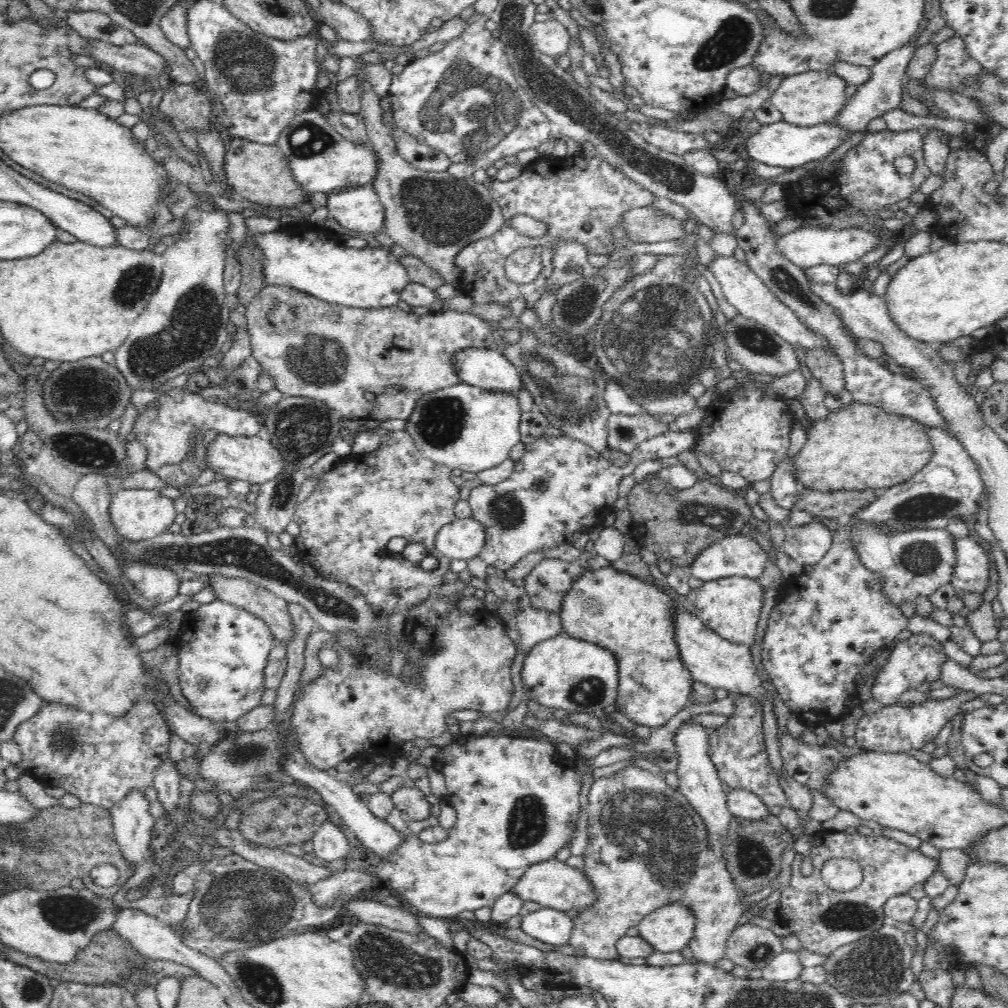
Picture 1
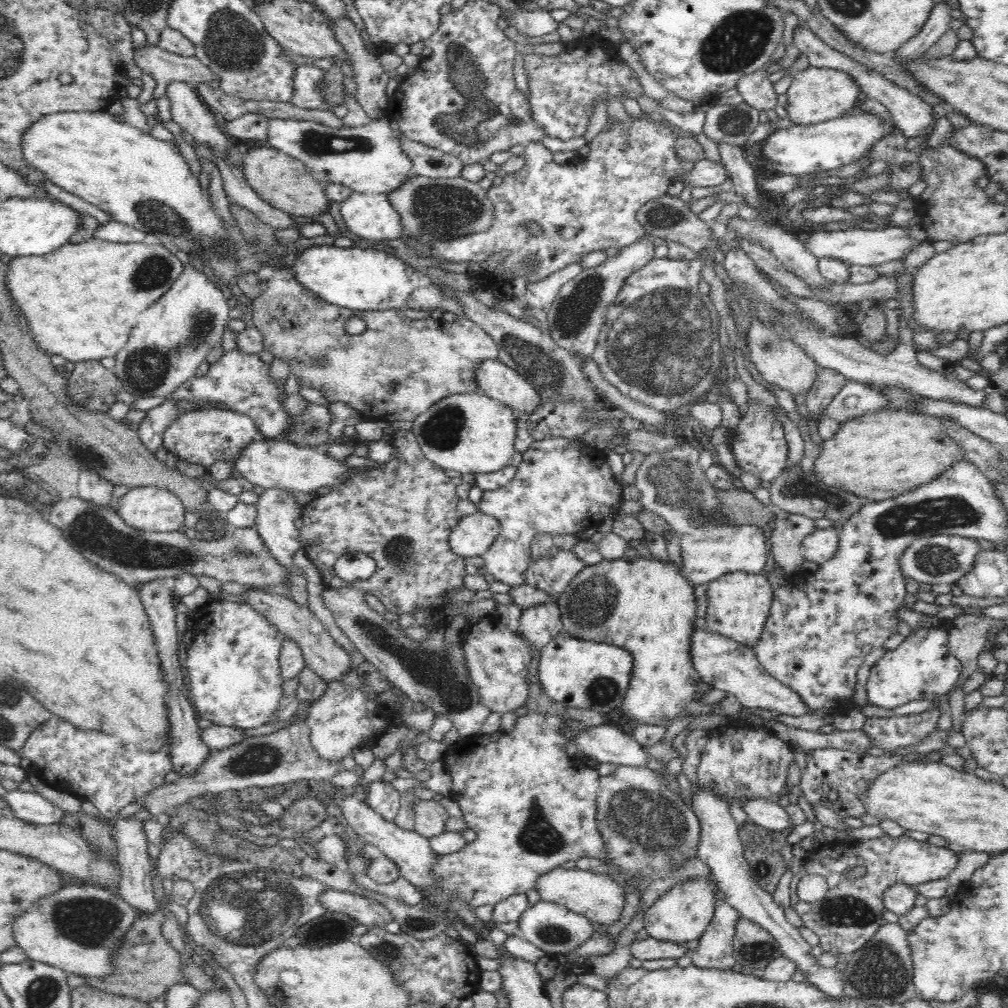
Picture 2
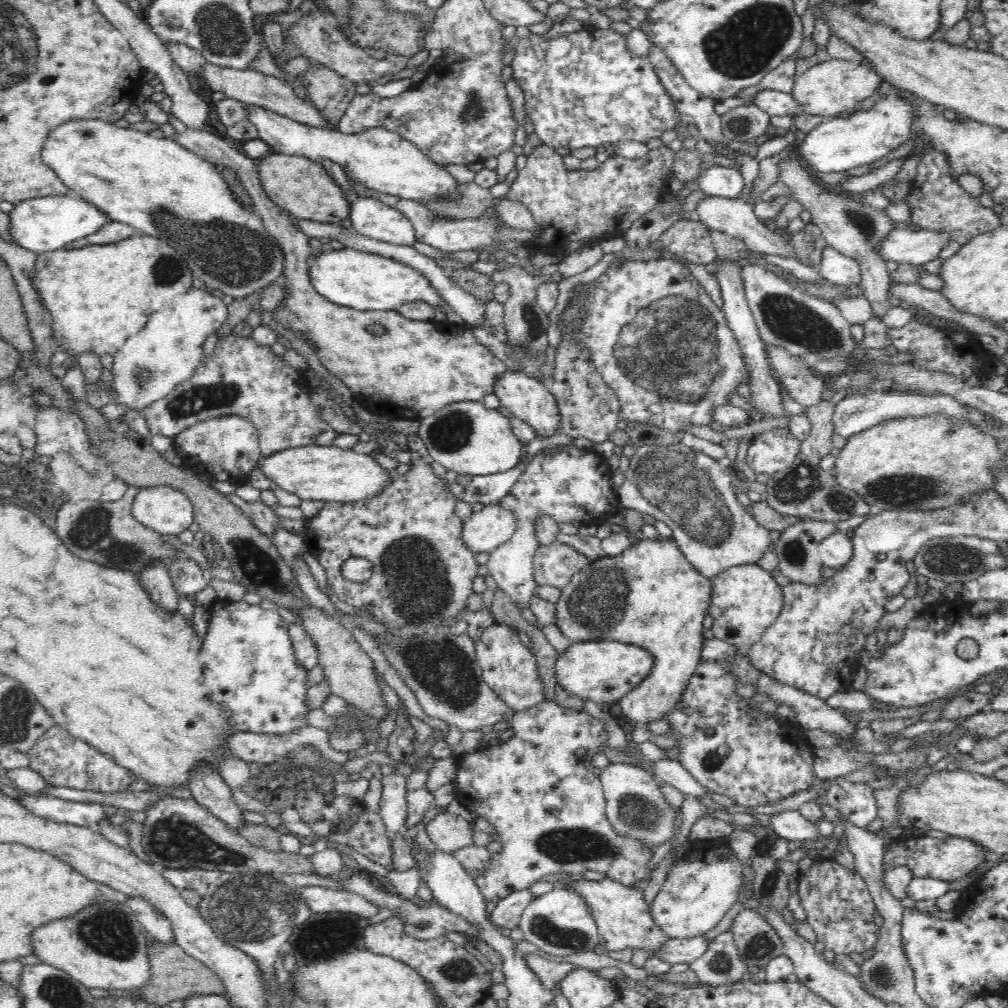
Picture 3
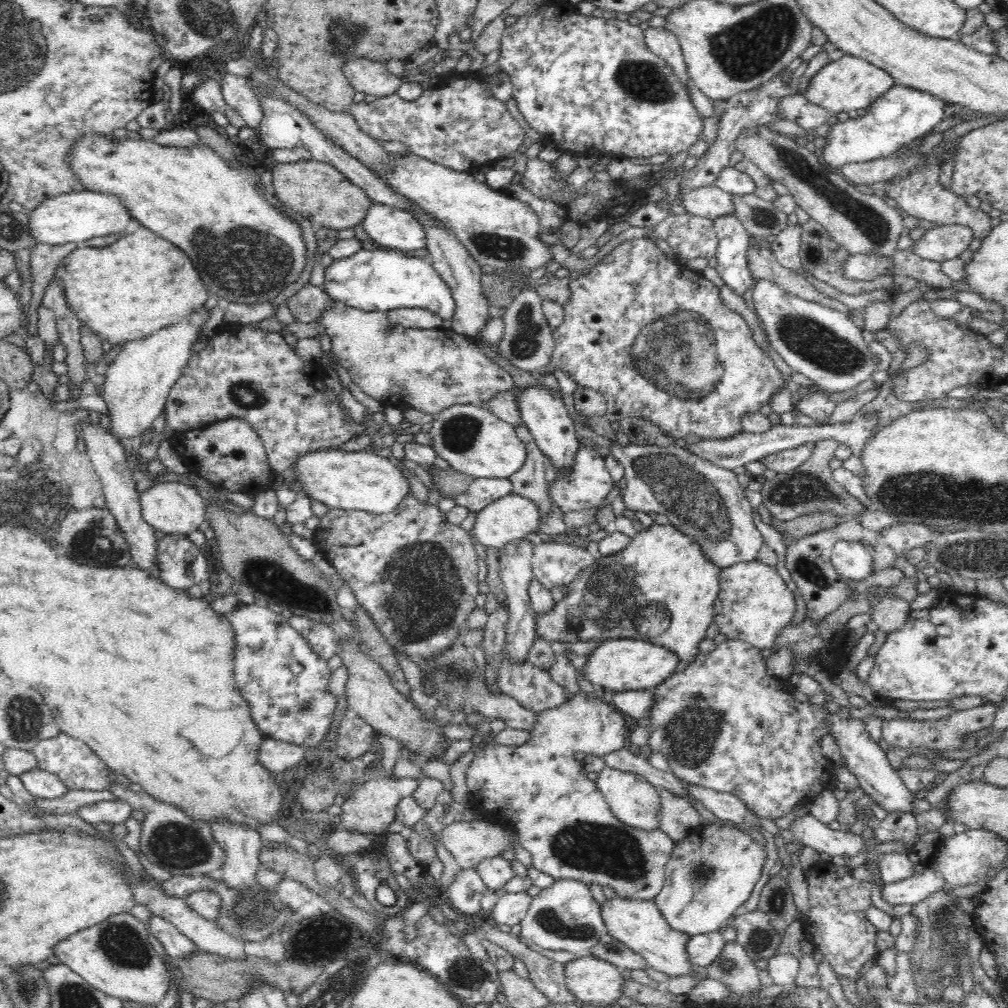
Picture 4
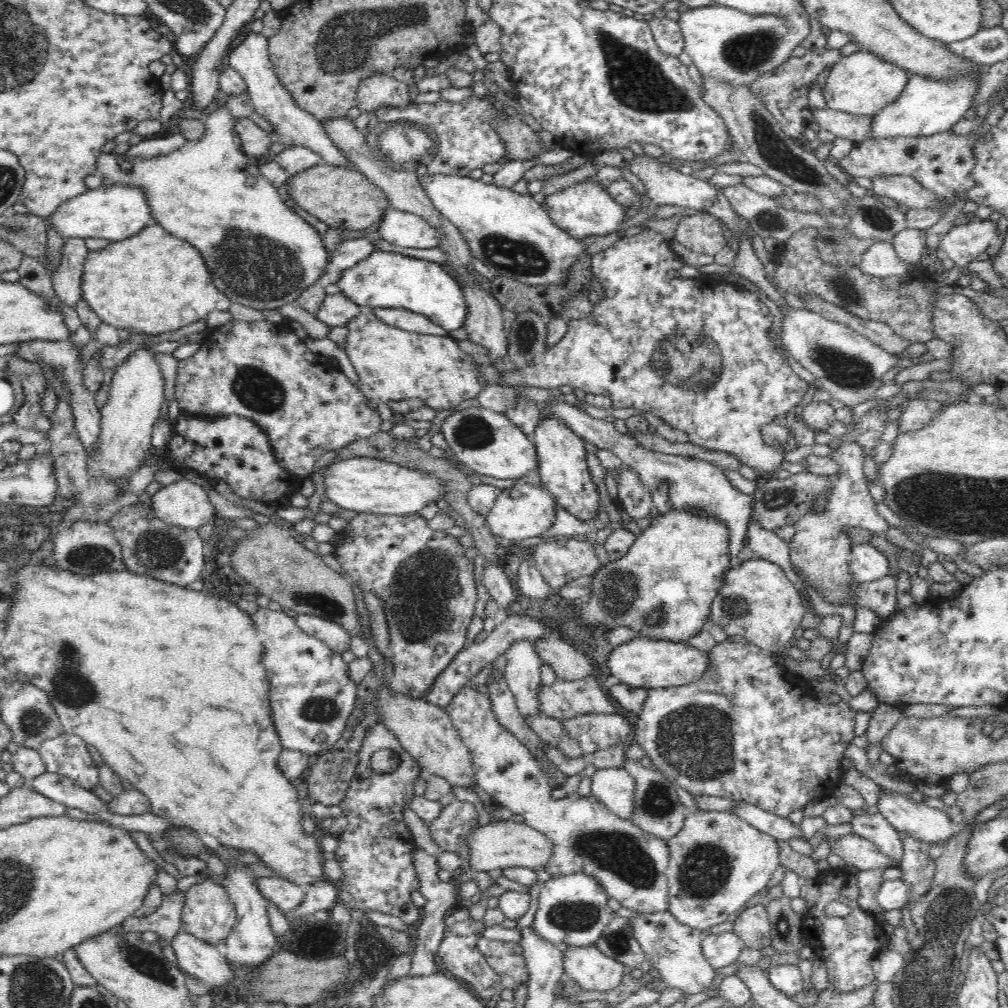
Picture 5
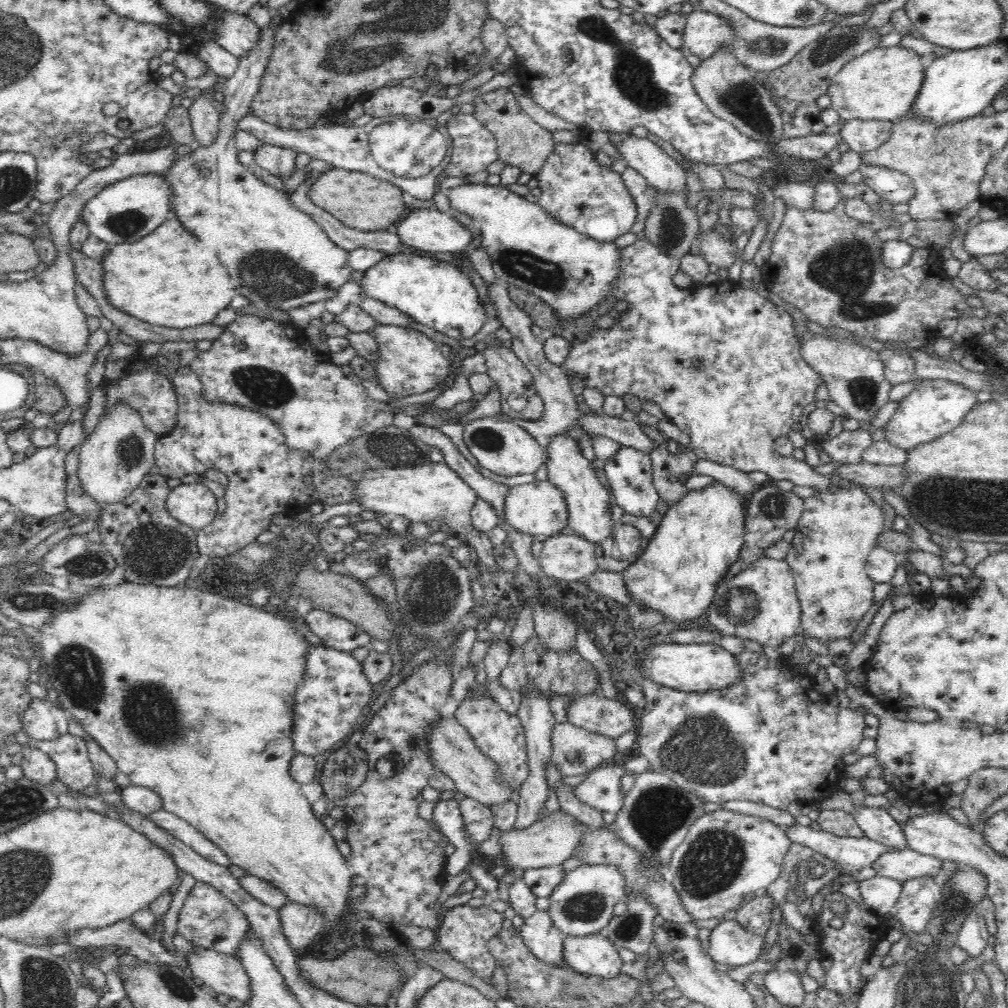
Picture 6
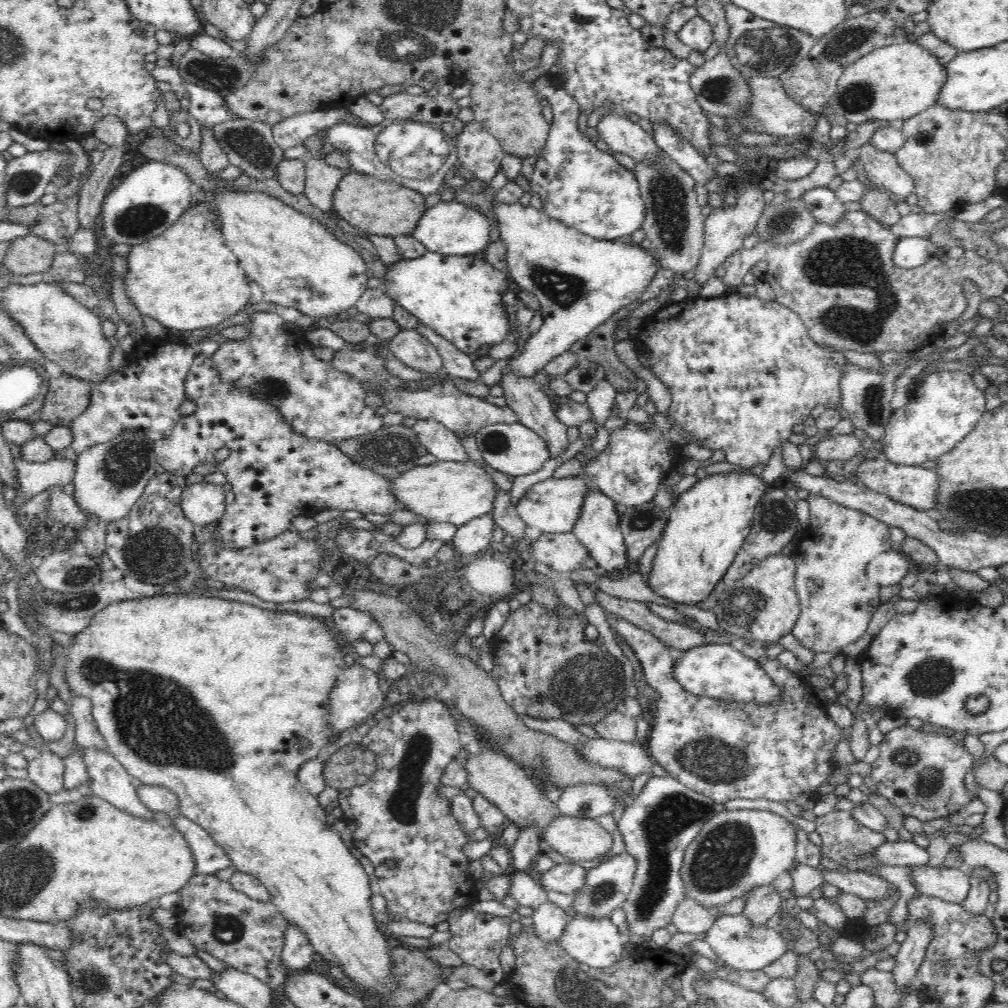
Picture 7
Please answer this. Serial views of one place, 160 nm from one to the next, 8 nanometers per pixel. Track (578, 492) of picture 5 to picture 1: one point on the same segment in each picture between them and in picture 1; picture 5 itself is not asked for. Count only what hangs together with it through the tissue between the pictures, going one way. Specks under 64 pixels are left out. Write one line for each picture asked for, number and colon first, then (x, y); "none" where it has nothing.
1: (489, 369)
2: (500, 382)
3: (528, 399)
4: (546, 416)

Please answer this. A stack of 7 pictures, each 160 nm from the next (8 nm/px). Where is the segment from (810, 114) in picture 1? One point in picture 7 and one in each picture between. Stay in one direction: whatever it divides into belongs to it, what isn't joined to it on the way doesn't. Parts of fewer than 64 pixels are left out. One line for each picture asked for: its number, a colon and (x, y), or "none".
2: (817, 94)
3: (828, 89)
4: (849, 83)
5: (861, 83)
6: (881, 84)
7: (895, 82)

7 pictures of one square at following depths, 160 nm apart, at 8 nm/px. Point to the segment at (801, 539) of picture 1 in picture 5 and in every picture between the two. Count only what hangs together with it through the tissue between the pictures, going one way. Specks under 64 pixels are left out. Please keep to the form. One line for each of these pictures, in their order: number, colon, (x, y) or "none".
2: (819, 546)
3: (835, 550)
4: (851, 559)
5: (867, 563)

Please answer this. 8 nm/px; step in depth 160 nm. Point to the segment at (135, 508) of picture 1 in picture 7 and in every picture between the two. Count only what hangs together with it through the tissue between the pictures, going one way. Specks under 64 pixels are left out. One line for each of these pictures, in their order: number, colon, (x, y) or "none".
2: (149, 508)
3: (164, 509)
4: (172, 507)
5: (183, 503)
6: (194, 504)
7: (202, 503)

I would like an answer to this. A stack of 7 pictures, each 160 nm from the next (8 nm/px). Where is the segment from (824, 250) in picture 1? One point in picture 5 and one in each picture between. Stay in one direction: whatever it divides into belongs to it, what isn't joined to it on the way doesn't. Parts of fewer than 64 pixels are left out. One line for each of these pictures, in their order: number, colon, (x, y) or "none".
2: (867, 247)
3: (900, 246)
4: (946, 242)
5: (963, 244)

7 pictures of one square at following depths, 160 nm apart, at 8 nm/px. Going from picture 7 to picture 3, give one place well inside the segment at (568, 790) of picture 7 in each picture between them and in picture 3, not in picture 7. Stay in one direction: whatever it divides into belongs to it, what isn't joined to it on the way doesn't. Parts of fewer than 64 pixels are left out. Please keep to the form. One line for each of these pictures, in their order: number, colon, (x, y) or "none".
3: (635, 807)
4: (634, 801)
5: (614, 787)
6: (601, 789)

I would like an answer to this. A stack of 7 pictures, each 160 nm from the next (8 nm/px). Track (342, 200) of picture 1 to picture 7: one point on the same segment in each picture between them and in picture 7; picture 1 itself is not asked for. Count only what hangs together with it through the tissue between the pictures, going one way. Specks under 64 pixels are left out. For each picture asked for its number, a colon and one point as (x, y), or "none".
2: (371, 217)
3: (370, 217)
4: (400, 231)
5: (405, 230)
6: (431, 231)
7: (449, 228)

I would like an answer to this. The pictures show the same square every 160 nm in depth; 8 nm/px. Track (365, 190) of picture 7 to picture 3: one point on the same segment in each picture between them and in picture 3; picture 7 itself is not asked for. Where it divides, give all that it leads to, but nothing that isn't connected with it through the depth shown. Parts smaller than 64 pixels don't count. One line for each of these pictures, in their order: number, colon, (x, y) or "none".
3: (303, 188)
4: (317, 191)
5: (344, 199)
6: (357, 200)

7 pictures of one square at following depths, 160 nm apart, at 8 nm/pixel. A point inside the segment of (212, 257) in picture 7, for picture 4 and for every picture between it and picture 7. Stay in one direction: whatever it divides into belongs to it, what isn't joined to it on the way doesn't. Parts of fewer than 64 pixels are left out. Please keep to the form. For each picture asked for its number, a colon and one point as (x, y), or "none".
4: (122, 292)
5: (151, 283)
6: (168, 278)

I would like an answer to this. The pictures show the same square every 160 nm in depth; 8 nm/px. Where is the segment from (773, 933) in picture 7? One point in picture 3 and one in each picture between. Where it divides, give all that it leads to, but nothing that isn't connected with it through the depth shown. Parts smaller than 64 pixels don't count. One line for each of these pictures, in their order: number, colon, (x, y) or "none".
3: (680, 950)
4: (702, 949)
5: (720, 950)
6: (730, 944)

